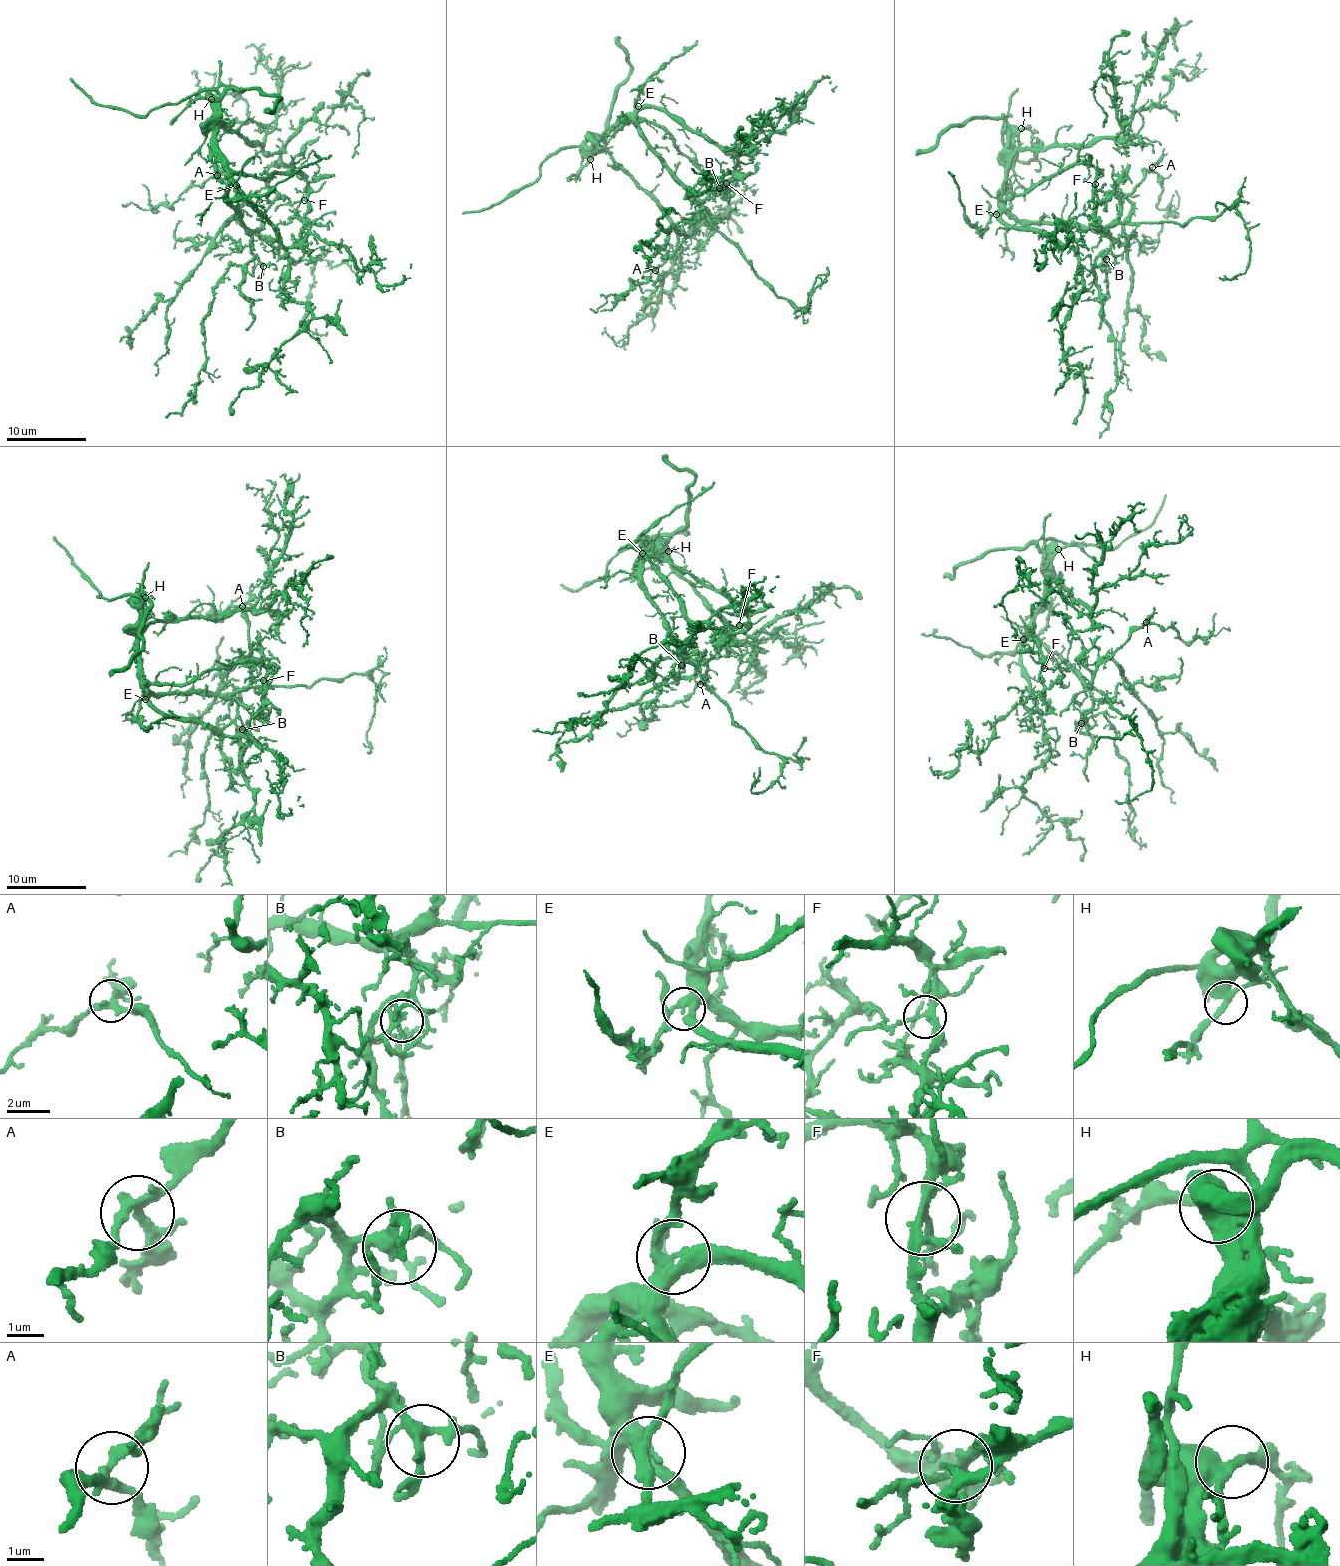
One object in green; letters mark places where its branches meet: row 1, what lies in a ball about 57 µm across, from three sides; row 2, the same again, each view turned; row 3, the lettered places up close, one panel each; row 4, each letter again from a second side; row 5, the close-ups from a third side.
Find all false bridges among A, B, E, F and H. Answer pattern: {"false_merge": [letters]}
{"false_merge": []}

